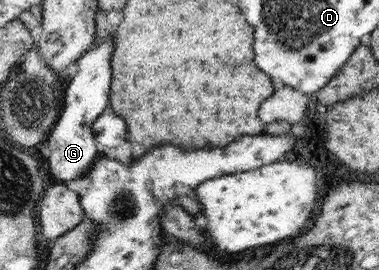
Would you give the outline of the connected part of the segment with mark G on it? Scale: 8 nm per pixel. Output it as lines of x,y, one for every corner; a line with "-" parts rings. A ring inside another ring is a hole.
115,35
108,36
99,46
89,50
77,64
71,81
65,84
63,110
57,121
53,134
44,144
49,158
47,174
54,181
69,182
79,180
89,174
91,168
101,158
99,142
95,138
94,124
111,104
111,86
113,86
113,52
115,52

